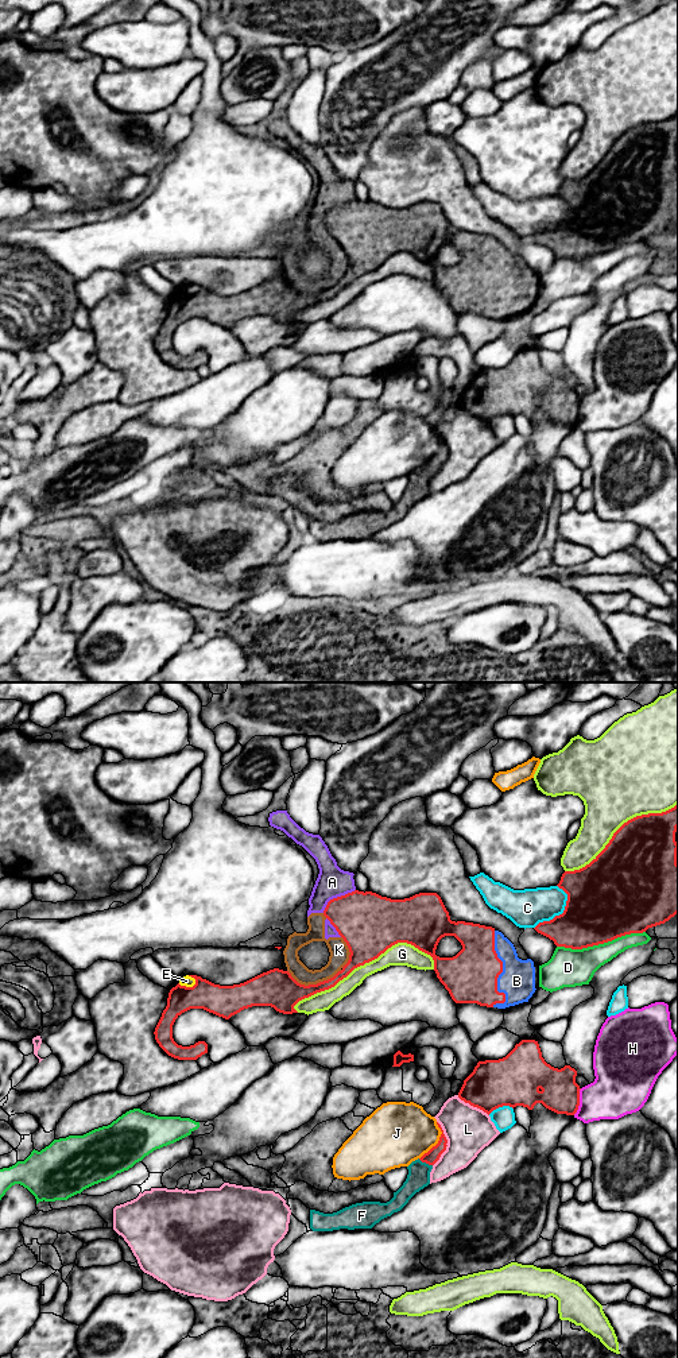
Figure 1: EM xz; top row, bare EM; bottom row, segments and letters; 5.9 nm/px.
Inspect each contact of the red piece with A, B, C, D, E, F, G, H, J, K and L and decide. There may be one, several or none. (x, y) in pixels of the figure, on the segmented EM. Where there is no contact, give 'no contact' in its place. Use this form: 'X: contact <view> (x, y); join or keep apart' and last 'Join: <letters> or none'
A: contact xz (337, 897); keep apart
B: contact xz (500, 972); join
C: contact xz (562, 913); keep apart
D: contact xz (600, 943); keep apart
E: contact xz (188, 987); join
F: contact xz (425, 1161); join
G: contact xz (363, 964); keep apart
H: contact xz (578, 1102); keep apart
J: contact xz (438, 1141); keep apart
K: contact xz (314, 985); keep apart
L: contact xz (446, 1142); keep apart
Join: B, E, F

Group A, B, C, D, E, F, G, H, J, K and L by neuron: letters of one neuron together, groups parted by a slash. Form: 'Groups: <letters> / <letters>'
Groups: A K / B E F / C / D / G / H / J / L

